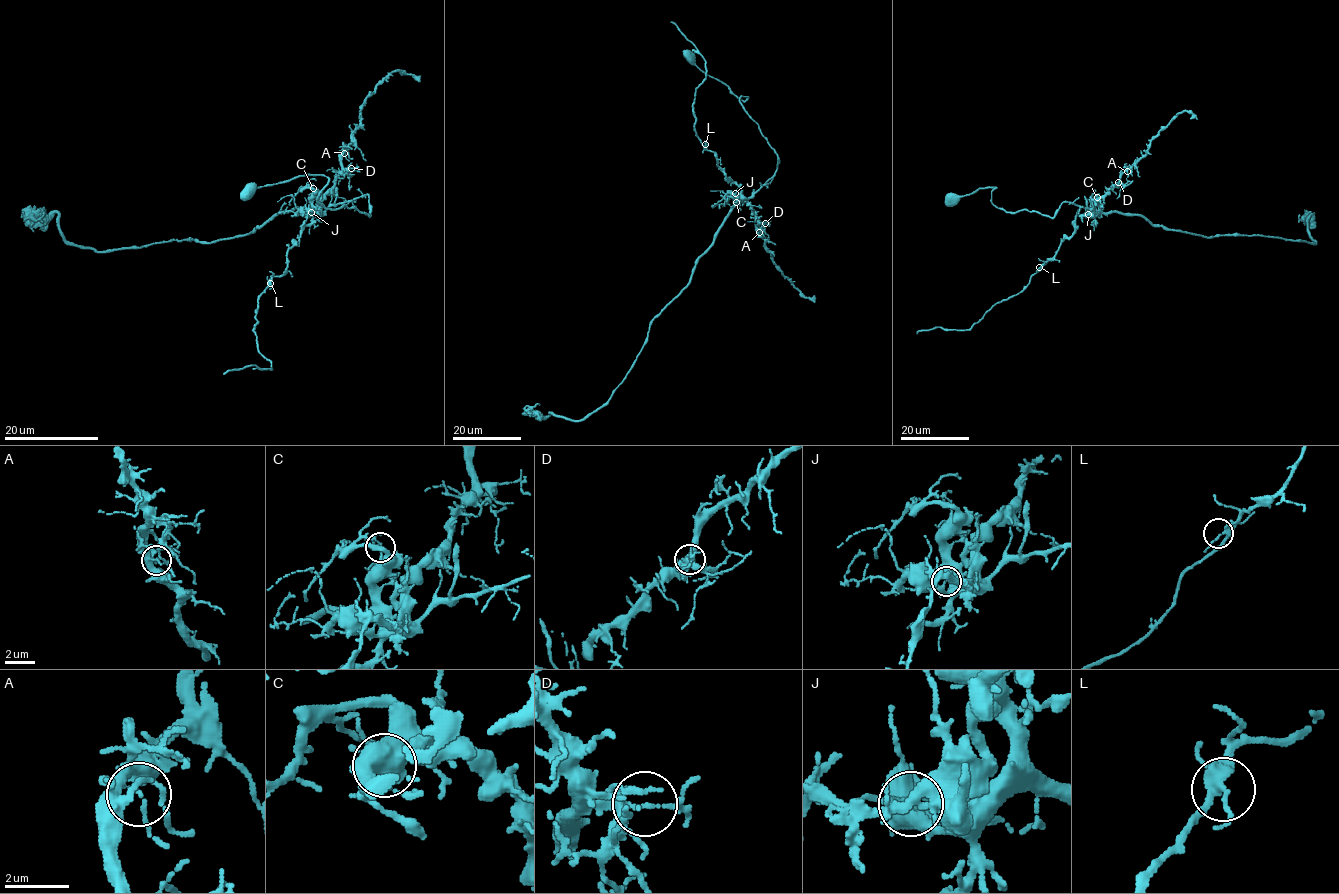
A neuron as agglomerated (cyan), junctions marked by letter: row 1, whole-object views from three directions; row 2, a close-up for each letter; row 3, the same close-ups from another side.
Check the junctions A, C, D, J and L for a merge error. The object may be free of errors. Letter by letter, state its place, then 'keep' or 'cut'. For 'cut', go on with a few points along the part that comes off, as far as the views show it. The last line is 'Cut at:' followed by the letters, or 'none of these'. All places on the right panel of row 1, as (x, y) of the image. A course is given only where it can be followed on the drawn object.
A: place (1127, 171); keep
C: place (1097, 197); keep
D: place (1118, 182); keep
J: place (1088, 214); cut; course (1087, 214), (1077, 214), (1074, 233), (1020, 292), (993, 306), (968, 330), (940, 327), (917, 333)
L: place (1039, 267); keep
Cut at: J

